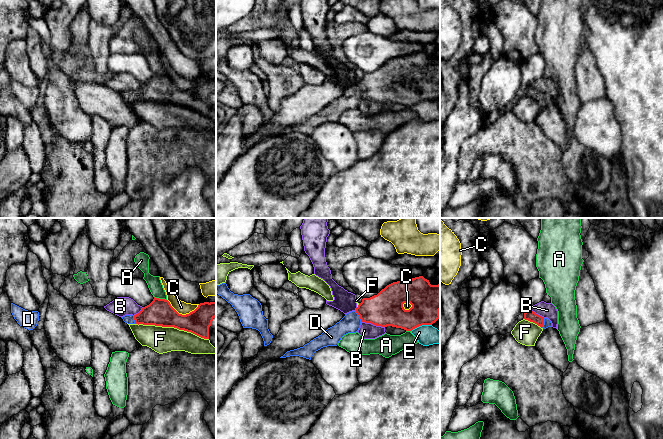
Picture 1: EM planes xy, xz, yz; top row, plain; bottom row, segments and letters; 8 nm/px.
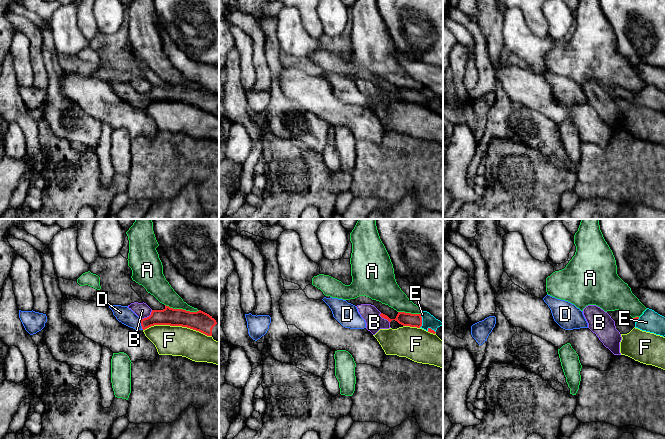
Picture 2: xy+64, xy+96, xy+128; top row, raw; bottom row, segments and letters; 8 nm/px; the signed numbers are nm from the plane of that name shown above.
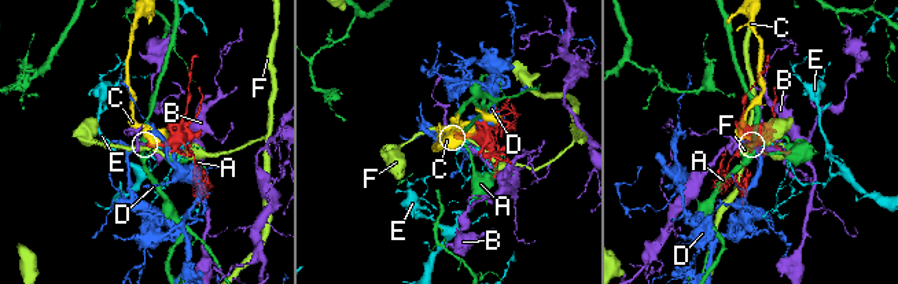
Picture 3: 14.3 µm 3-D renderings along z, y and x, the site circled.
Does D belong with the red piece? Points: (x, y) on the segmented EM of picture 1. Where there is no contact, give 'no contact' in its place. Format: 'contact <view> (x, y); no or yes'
contact xz (359, 315); yes

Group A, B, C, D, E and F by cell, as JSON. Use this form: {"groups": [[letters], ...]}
{"groups": [["A", "F"], ["B"], ["C"], ["D"], ["E"]]}

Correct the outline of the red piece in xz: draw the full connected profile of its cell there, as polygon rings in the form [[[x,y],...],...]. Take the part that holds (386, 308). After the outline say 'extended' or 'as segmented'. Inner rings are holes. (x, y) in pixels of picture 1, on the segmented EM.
[[[423,276],[393,282],[377,295],[363,298],[355,311],[345,314],[321,335],[280,358],[299,356],[311,360],[321,348],[337,346],[344,335],[358,332],[362,322],[412,331],[435,323],[440,318],[439,311],[440,283],[431,285]]] | extended

